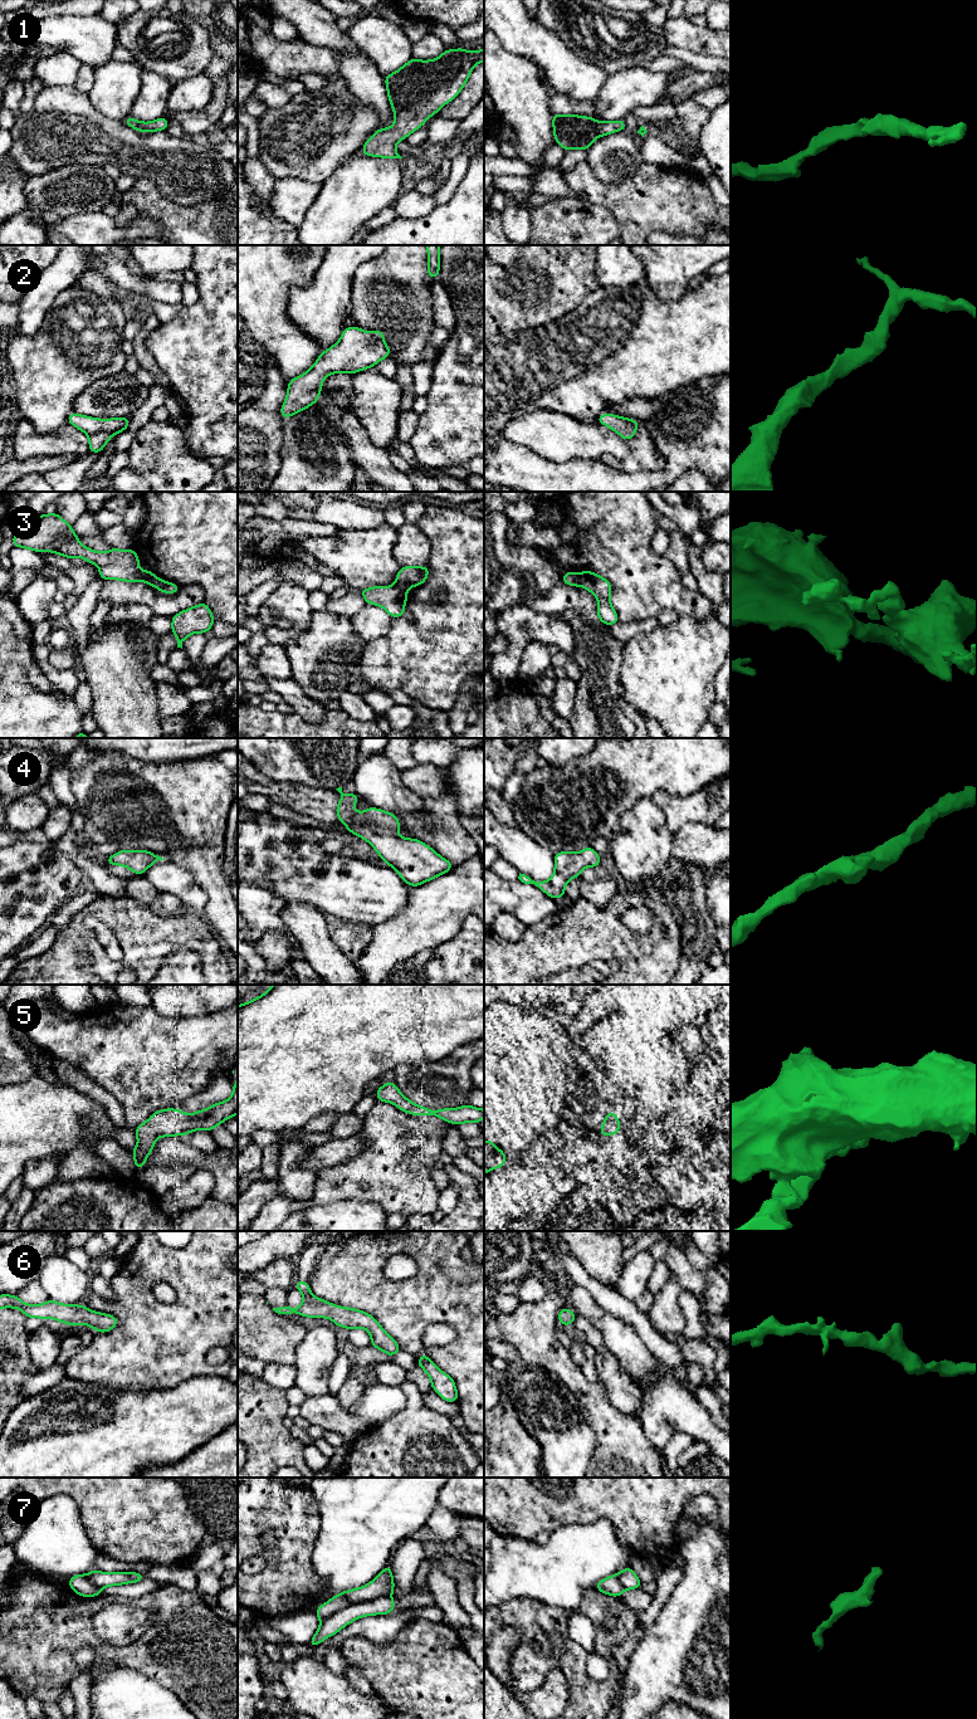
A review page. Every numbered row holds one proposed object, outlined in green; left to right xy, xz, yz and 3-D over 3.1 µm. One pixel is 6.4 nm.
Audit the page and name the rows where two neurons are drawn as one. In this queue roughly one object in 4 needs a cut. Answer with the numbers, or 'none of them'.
3, 7

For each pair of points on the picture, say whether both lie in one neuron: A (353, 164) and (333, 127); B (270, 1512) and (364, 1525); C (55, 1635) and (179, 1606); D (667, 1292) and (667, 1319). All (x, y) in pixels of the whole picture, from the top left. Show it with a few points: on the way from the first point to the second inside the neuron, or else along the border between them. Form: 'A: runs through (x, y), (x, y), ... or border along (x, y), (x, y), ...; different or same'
A: border along (362, 145), (345, 157), (328, 175); different
B: border along (311, 1492), (320, 1515), (320, 1528), (313, 1548); different
C: runs through (87, 1635), (107, 1654), (135, 1654), (151, 1637); same
D: runs through (667, 1298), (667, 1313); same

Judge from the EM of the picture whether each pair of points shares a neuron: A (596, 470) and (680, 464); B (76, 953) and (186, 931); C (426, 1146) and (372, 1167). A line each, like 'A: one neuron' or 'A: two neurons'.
A: one neuron
B: one neuron
C: one neuron

